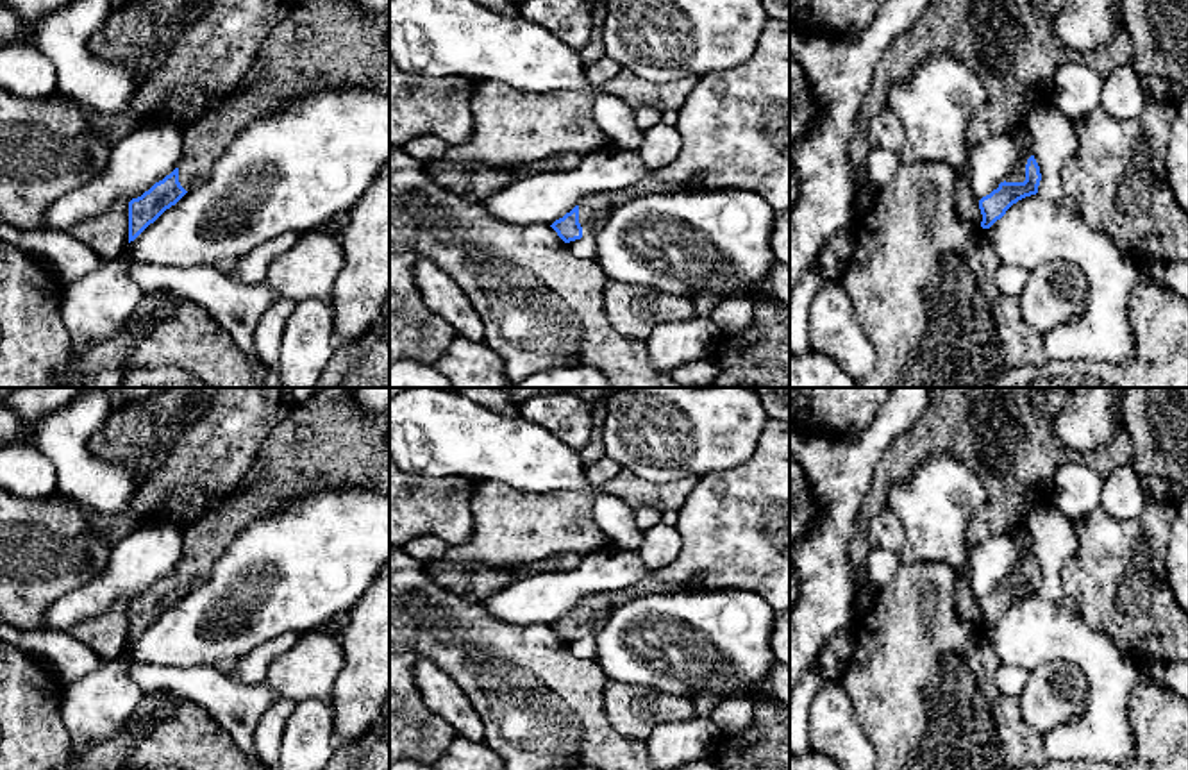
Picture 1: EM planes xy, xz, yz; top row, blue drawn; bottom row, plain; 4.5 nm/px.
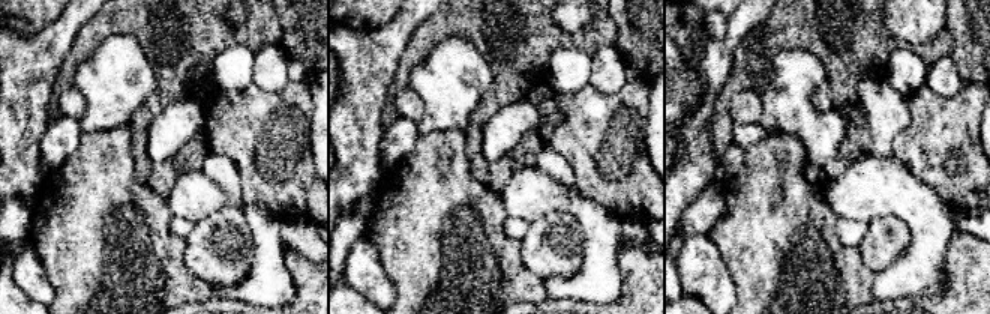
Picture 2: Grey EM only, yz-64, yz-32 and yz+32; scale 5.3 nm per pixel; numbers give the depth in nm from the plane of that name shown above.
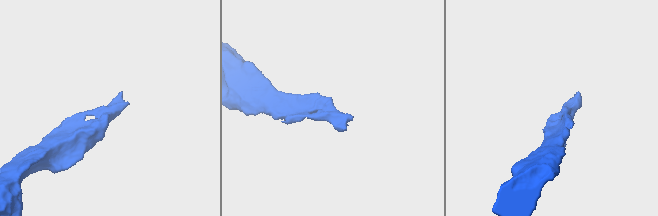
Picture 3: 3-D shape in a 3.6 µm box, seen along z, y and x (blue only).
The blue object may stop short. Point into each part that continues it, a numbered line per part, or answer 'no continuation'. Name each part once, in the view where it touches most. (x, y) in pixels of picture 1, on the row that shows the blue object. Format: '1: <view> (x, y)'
1: yz (1019, 172)

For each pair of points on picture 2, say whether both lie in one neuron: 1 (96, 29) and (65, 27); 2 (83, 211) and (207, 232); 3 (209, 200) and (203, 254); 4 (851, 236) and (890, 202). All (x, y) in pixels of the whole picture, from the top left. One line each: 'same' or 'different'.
1: different
2: different
3: different
4: different

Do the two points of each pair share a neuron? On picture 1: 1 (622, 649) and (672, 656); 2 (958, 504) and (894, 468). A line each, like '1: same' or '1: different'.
1: same
2: different

